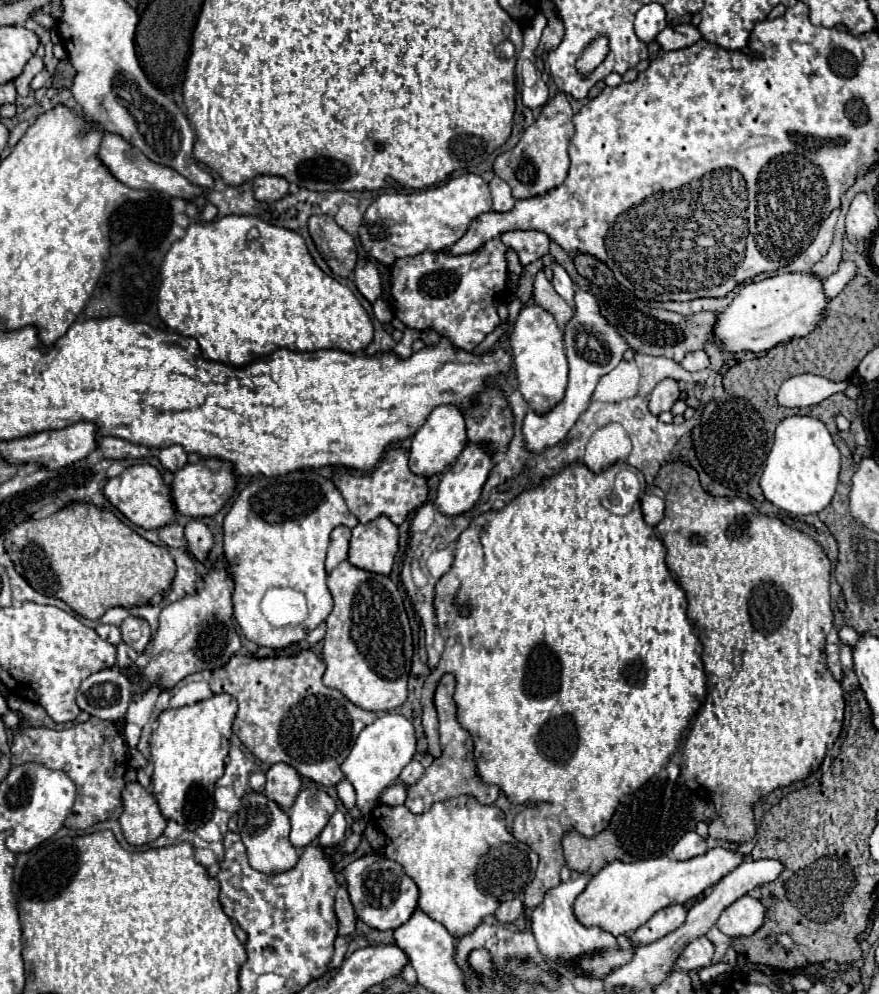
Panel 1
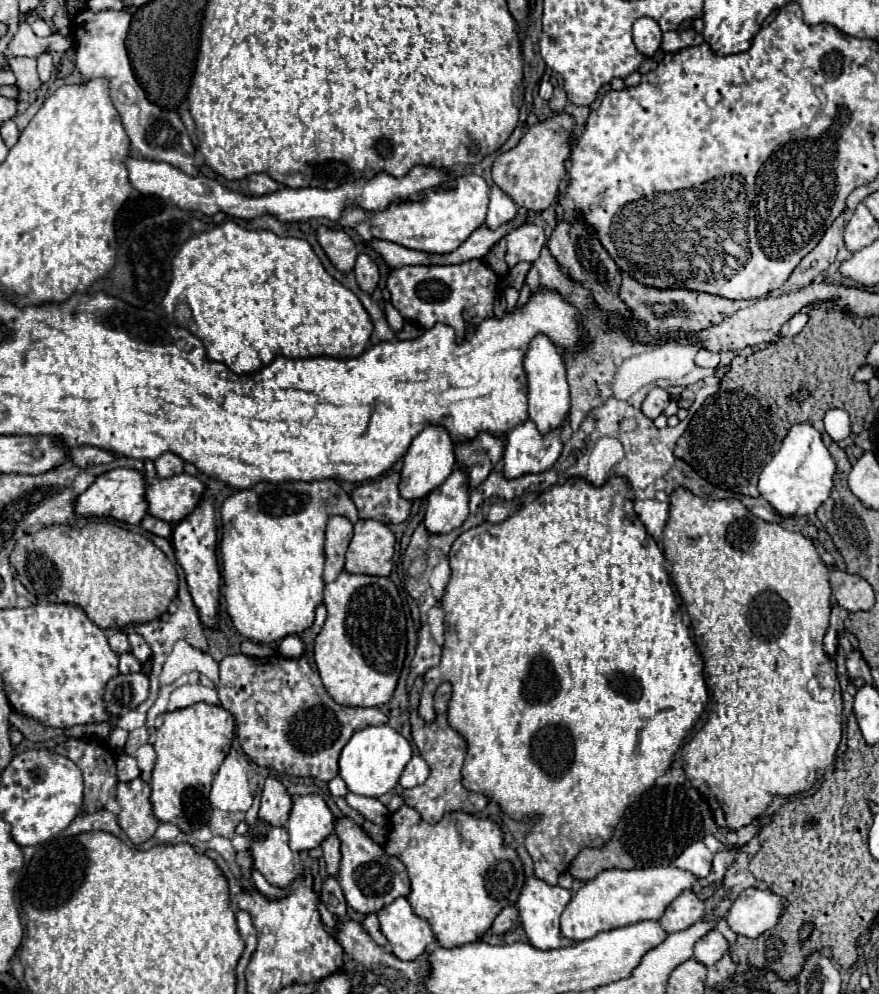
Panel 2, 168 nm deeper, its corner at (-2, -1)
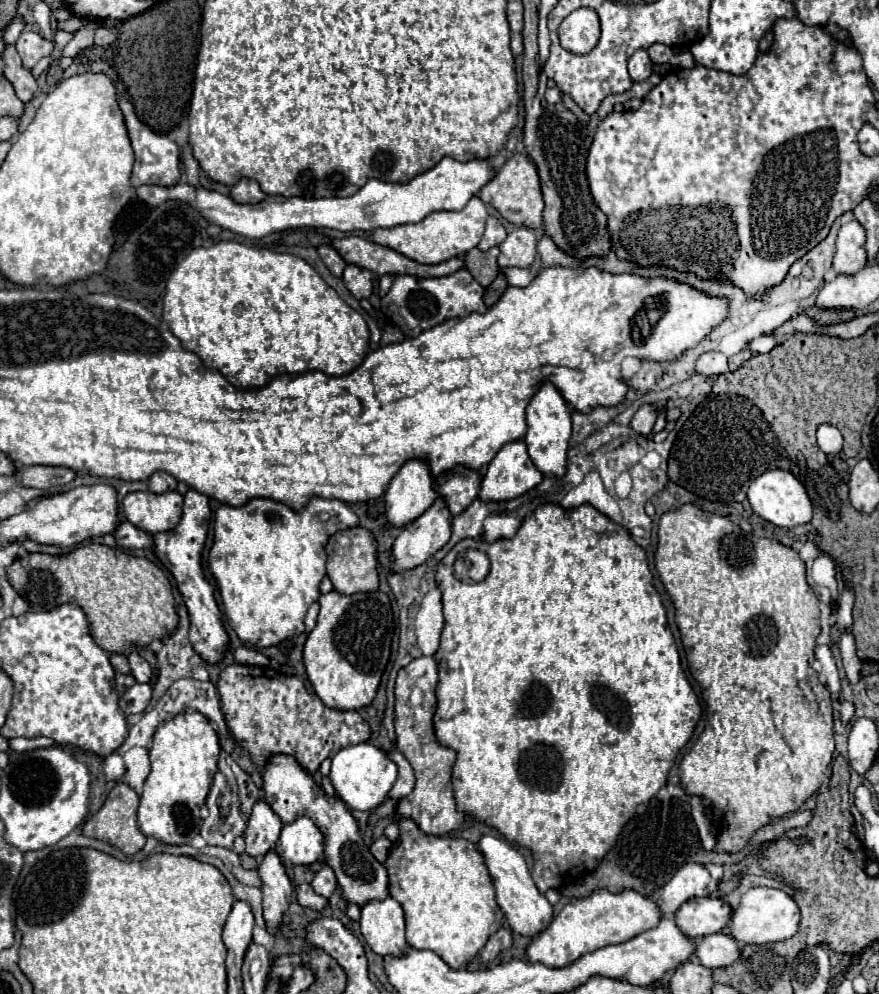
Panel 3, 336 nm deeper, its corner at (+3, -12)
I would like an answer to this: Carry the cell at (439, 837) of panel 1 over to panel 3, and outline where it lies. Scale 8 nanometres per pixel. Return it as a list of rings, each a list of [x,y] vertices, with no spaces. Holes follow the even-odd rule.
[[[398,820],[400,836],[394,842],[384,866],[390,876],[390,896],[402,904],[406,914],[406,940],[416,950],[432,950],[450,968],[462,968],[470,962],[486,940],[502,926],[504,914],[496,904],[494,886],[490,880],[484,854],[474,842],[450,836],[428,836],[412,820]]]

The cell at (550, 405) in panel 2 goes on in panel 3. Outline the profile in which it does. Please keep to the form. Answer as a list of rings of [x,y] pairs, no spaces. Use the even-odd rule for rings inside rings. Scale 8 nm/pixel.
[[[544,382],[538,388],[538,392],[532,396],[532,400],[530,400],[528,408],[526,408],[526,422],[528,422],[528,432],[524,436],[524,442],[528,446],[528,454],[530,454],[532,462],[536,464],[536,468],[542,474],[562,476],[566,472],[568,440],[572,436],[570,406],[550,382]]]

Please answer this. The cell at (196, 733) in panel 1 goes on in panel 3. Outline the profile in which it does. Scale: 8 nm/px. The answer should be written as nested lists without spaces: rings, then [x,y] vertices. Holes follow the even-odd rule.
[[[184,712],[164,722],[150,748],[152,772],[144,782],[138,806],[138,826],[146,836],[166,844],[190,844],[200,832],[200,808],[206,802],[214,774],[218,772],[220,742],[210,720],[200,712]]]

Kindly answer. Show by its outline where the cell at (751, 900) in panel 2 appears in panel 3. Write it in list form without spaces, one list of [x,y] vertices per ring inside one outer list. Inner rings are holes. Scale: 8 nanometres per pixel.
[[[750,888],[742,894],[740,904],[734,908],[730,918],[732,936],[740,944],[766,944],[788,940],[796,934],[800,922],[800,910],[790,894],[776,888]]]

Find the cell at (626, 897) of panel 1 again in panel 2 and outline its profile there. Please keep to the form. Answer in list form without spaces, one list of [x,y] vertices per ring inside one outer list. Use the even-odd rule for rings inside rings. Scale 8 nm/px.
[[[647,867],[647,869],[607,869],[593,881],[581,885],[571,897],[569,905],[561,915],[561,937],[571,941],[591,939],[601,931],[633,925],[647,919],[659,919],[667,905],[681,895],[685,889],[693,889],[697,879],[677,867]]]

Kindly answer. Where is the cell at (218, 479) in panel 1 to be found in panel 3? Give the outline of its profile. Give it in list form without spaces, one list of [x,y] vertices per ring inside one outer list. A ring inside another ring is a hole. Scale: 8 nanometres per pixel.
[[[178,490],[154,494],[154,492],[132,492],[124,498],[120,514],[134,526],[158,534],[176,528],[182,516],[184,496]]]

